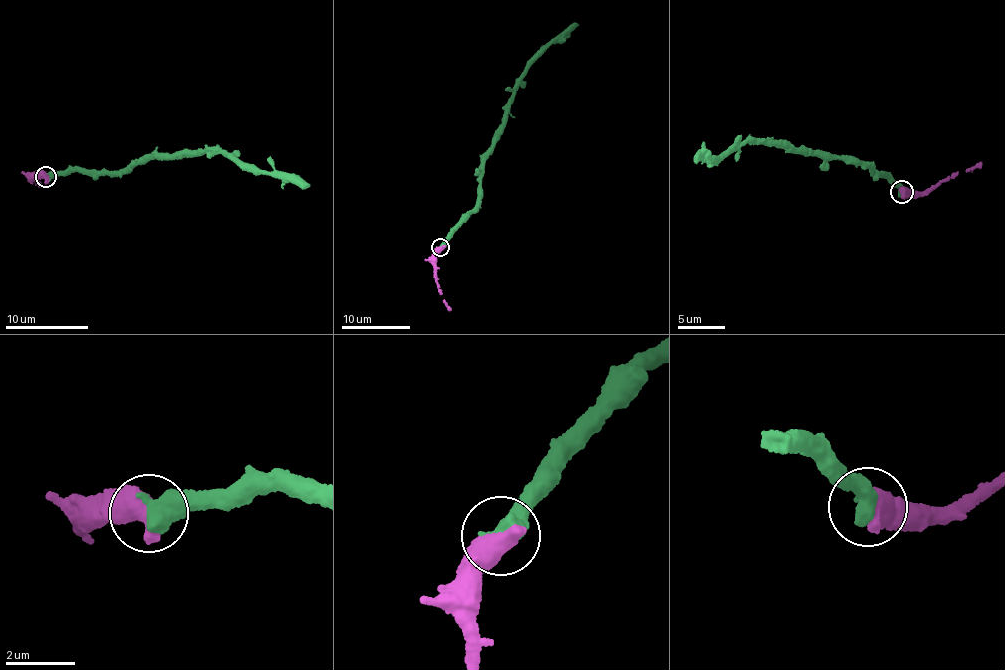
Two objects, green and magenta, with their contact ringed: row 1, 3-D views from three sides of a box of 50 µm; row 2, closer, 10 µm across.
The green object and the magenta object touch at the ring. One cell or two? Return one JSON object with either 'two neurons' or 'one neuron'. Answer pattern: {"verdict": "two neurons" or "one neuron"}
{"verdict": "one neuron"}

